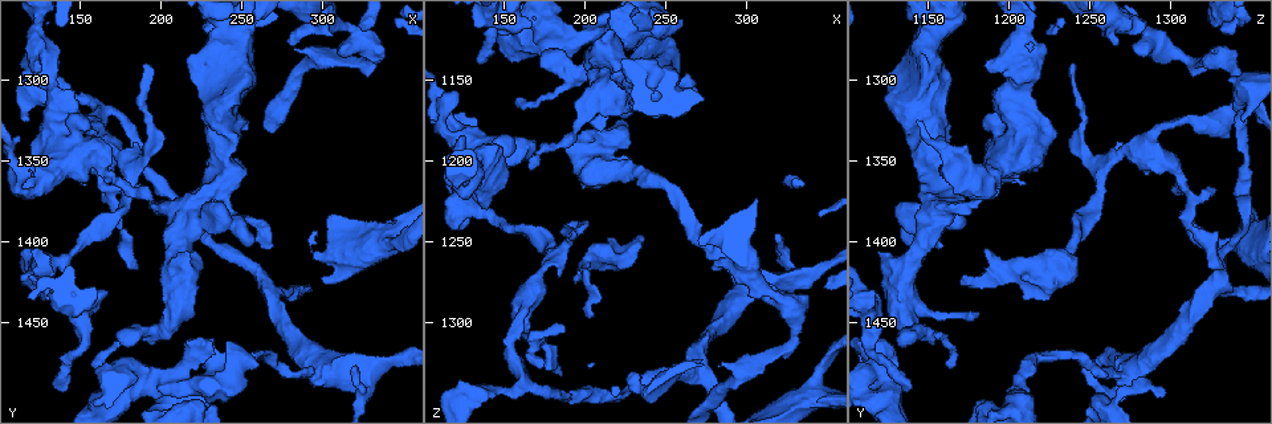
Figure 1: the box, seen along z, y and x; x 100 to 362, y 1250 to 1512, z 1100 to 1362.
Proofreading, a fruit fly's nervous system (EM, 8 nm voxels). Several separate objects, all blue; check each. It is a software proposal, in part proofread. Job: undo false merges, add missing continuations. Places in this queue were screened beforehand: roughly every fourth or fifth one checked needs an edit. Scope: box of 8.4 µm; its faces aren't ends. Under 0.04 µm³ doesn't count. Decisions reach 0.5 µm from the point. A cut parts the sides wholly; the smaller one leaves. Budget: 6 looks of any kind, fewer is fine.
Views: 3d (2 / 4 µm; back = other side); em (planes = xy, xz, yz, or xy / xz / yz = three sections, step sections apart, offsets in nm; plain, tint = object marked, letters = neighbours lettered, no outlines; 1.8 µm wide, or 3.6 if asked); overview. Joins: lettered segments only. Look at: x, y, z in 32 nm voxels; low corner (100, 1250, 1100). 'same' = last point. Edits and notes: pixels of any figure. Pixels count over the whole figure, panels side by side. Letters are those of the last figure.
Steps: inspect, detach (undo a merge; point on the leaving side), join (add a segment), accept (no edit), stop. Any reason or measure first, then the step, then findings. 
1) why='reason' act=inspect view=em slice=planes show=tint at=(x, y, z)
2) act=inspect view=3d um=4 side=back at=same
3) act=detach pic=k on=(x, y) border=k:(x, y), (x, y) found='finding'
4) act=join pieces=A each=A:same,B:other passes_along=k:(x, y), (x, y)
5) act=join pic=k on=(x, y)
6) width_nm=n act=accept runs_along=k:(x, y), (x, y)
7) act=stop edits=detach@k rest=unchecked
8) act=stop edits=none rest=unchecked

why='three-way junction' act=inspect view=em um=3.6 slice=planes show=letters at=(236, 1340, 1150)

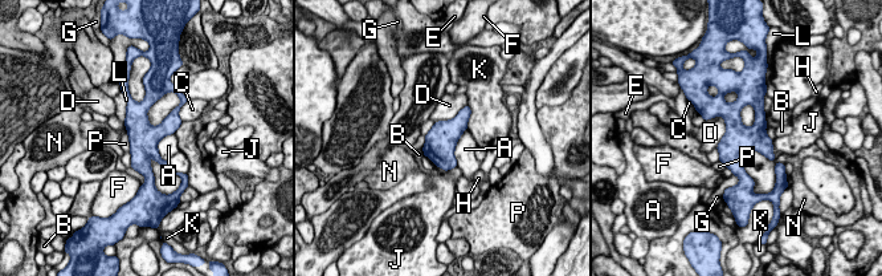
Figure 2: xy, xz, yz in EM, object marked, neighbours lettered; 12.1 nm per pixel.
act=accept each=A:other,B:other,C:other,D:other,E:other,F:other,G:other,H:other,J:other,K:other,L:other,N:other,P:other runs_along=2:(147, 100), (141, 133), (150, 175) found='all the same neuron'

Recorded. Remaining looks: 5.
why='three arms meet' act=inspect view=em um=3.6 slice=planes show=tint at=(144, 1324, 1202)

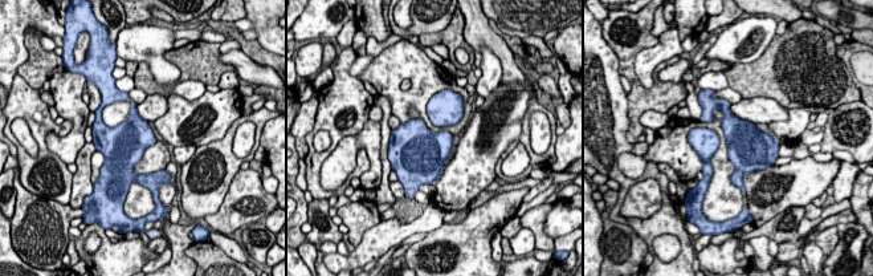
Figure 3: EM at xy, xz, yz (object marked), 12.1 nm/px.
act=inspect view=em um=3.6 slice=planes show=letters at=same

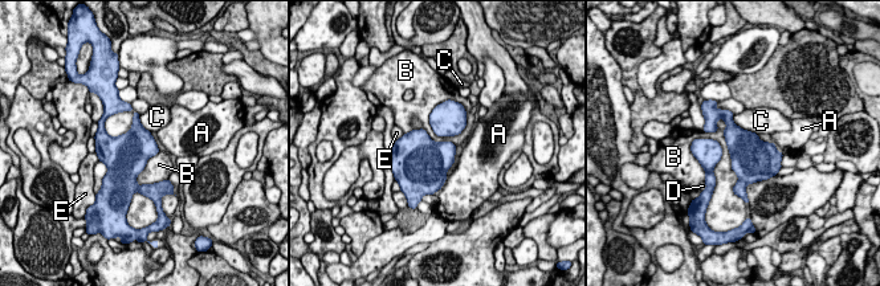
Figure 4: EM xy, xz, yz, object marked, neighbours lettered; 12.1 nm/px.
width_nm=420 act=accept each=A:other,B:other,C:other,D:other,E:other border=4:(695, 138), (718, 143), (714, 168) found='all the same neuron'

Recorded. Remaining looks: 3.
why='free end' act=inspect view=em slice=planes show=letters at=(136, 1490, 1140)

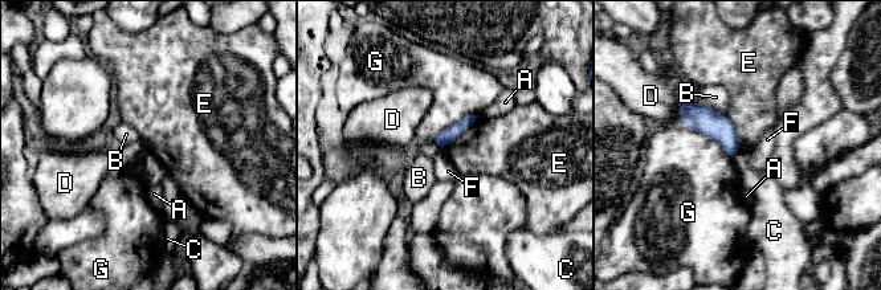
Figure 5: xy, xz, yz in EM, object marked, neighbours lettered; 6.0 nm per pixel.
act=accept each=A:other,B:other,C:other,D:other,E:other,F:other,G:other runs_along=5:(472, 117), (437, 141) found='none of them fits'

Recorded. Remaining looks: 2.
act=stop edits=none rest=unchecked

